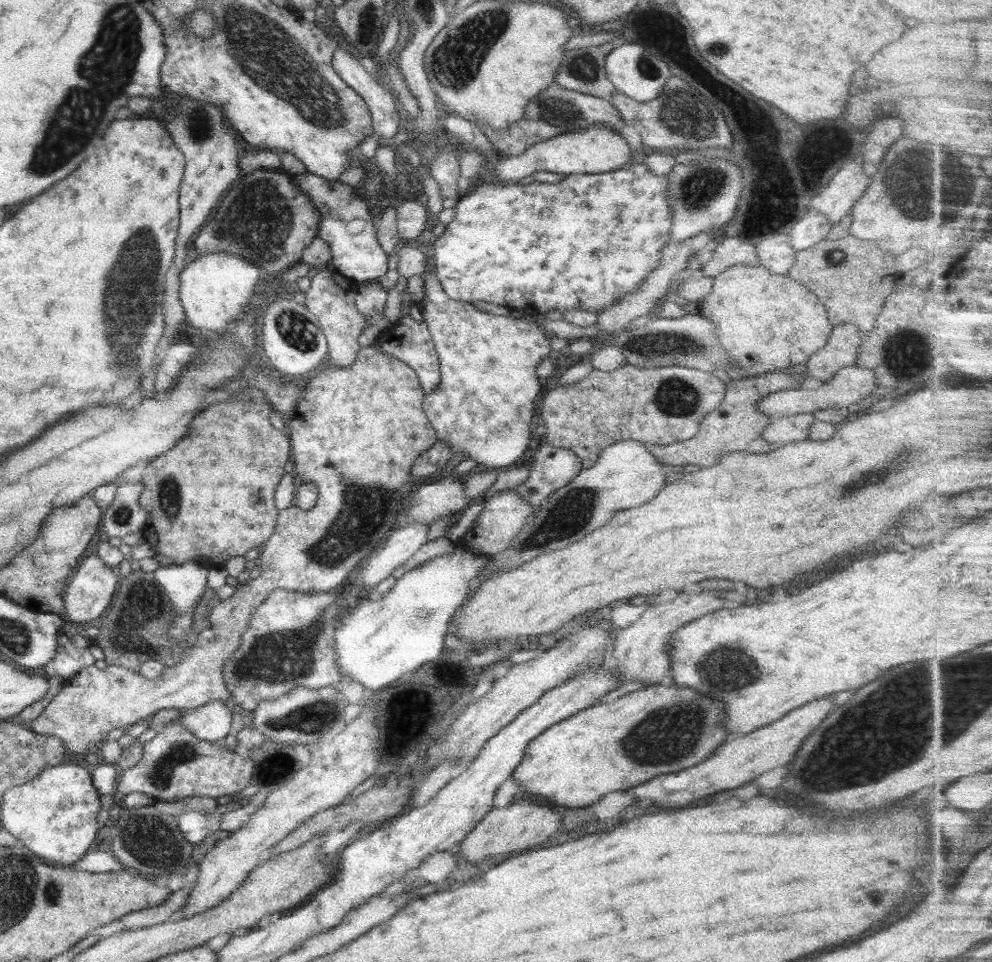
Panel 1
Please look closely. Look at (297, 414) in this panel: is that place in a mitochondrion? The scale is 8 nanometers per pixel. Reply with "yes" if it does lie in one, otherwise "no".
no

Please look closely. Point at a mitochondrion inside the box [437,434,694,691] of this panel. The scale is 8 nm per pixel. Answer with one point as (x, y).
(573, 511)

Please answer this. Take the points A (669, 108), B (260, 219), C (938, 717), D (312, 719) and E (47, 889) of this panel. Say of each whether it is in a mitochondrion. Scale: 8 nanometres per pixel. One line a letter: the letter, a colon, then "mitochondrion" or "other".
A: mitochondrion
B: mitochondrion
C: mitochondrion
D: mitochondrion
E: mitochondrion

